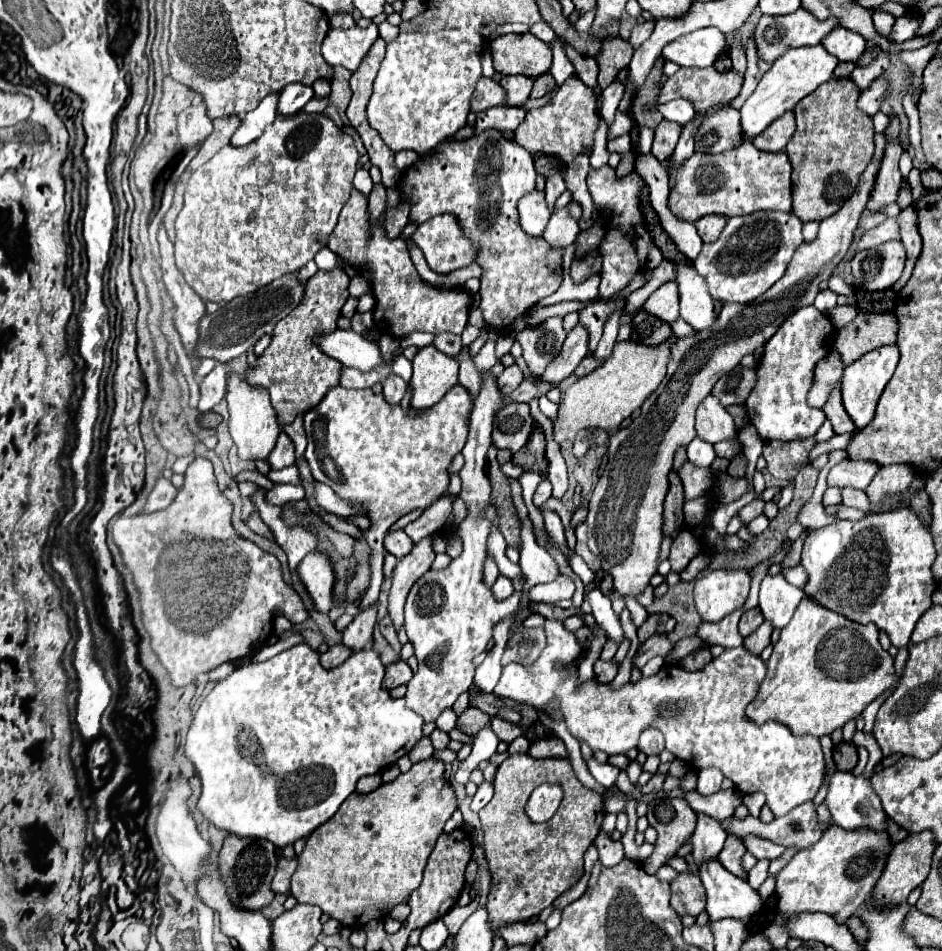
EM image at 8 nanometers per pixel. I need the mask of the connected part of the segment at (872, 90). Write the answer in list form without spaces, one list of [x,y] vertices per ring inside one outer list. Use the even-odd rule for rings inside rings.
[[[885,78],[873,80],[859,96],[859,110],[863,110],[869,116],[875,116],[879,112],[881,102],[889,94],[889,82]]]

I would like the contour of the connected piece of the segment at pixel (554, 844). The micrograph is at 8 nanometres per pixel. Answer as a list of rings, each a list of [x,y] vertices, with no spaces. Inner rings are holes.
[[[529,754],[509,756],[497,770],[495,794],[491,802],[479,810],[485,858],[491,874],[491,890],[487,896],[489,926],[497,934],[499,928],[513,922],[527,922],[551,906],[563,892],[571,890],[583,876],[583,854],[593,844],[605,818],[603,798],[583,786],[569,760],[545,758],[537,760]],[[543,782],[561,784],[565,798],[559,812],[543,824],[527,820],[523,812],[529,794]]]

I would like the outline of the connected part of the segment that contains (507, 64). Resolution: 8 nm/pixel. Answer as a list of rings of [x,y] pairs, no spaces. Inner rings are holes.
[[[503,34],[497,36],[489,42],[491,58],[493,58],[493,68],[499,74],[525,74],[529,78],[537,78],[545,74],[551,66],[551,48],[535,38],[533,34]]]

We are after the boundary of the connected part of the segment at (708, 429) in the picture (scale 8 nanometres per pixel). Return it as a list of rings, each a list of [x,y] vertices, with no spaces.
[[[711,394],[697,408],[695,430],[697,430],[699,438],[703,438],[711,444],[737,438],[733,418],[727,414],[727,410],[721,406],[721,402]]]

